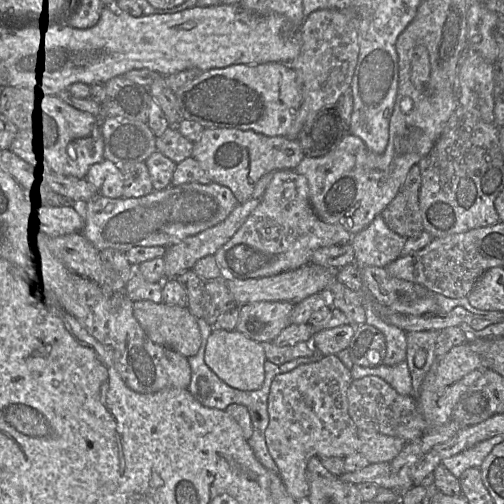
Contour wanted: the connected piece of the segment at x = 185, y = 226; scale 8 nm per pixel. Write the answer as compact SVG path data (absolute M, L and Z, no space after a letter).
M181 185L153 190L150 194L135 198L108 198L98 195L86 203L73 203L84 219L81 233L95 248L102 251L112 248L128 251L135 246L169 247L189 236L213 227L218 205L209 195L187 191Z

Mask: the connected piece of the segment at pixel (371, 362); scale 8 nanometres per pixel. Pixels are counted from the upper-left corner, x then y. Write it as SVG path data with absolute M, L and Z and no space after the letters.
M364 323L355 326L355 332L347 349L353 364L375 367L383 363L386 340L377 328Z

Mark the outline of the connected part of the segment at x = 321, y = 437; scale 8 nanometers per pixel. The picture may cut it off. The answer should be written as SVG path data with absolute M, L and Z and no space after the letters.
M337 355L322 356L317 361L302 364L293 370L274 377L268 397L269 423L265 430L265 441L275 461L279 476L287 493L296 501L308 500L310 485L306 468L312 457L345 458L359 452L358 429L348 412L348 389L353 381L351 371Z

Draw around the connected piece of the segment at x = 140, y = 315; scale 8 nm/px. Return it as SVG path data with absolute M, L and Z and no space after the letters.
M138 300L133 302L133 313L154 343L168 347L186 358L199 351L200 329L197 318L187 307Z

